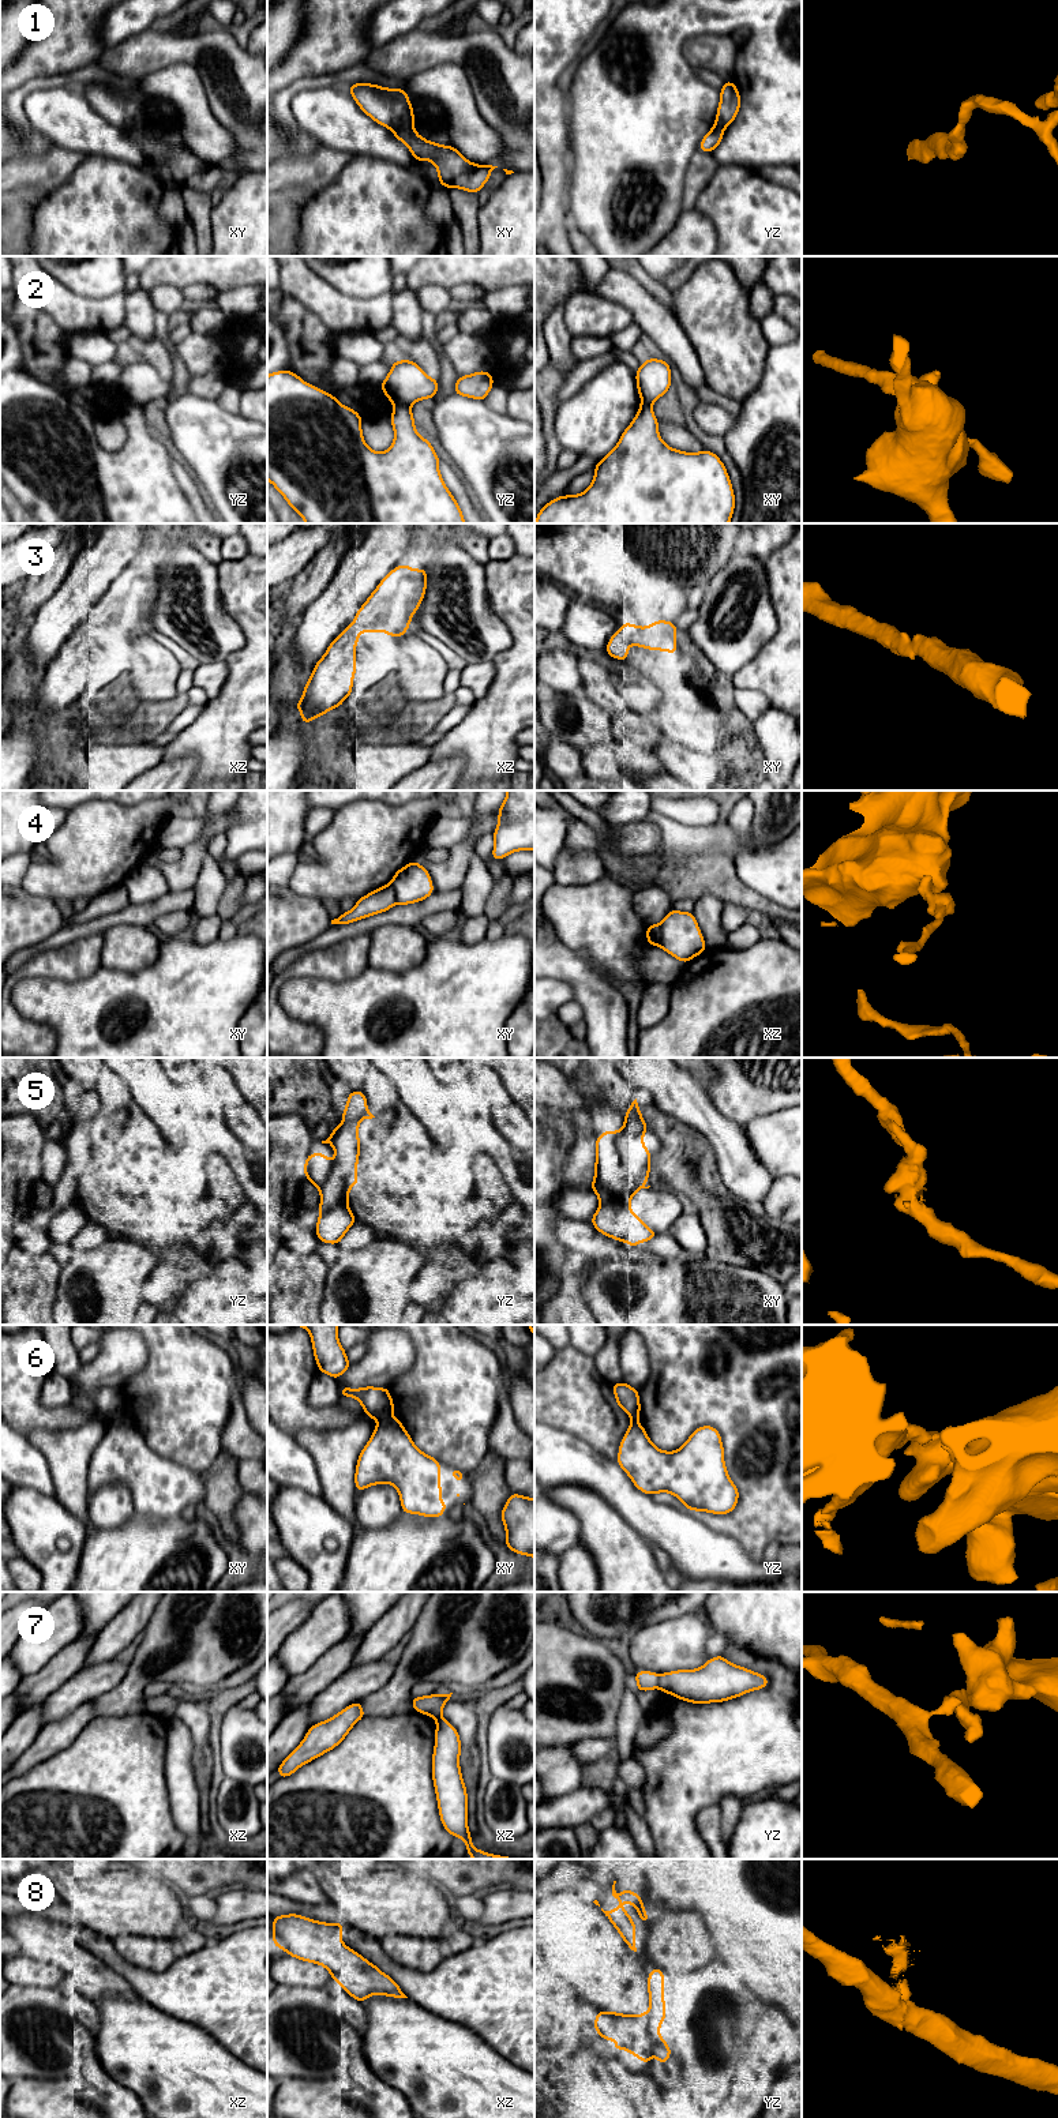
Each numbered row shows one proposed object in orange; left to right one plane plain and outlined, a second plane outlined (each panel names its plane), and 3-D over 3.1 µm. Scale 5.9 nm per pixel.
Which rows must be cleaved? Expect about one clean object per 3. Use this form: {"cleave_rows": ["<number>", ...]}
{"cleave_rows": ["1", "2", "4", "5", "6", "7"]}

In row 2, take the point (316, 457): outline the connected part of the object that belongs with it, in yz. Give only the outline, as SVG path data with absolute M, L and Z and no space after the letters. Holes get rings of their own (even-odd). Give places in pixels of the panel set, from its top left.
M288 369L267 375L267 480L305 523L466 523L440 476L431 440L416 431L410 405L395 403L389 418L394 442L386 451L374 451L364 442L356 410Z

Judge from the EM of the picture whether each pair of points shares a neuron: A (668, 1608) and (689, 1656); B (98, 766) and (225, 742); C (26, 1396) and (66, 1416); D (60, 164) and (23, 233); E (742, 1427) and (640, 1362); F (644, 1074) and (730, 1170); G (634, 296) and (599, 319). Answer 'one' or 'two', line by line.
A: two
B: two
C: one
D: one
E: two
F: one
G: two

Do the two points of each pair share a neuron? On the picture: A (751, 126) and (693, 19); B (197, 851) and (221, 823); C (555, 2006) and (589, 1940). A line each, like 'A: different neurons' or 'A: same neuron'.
A: same neuron
B: same neuron
C: different neurons

